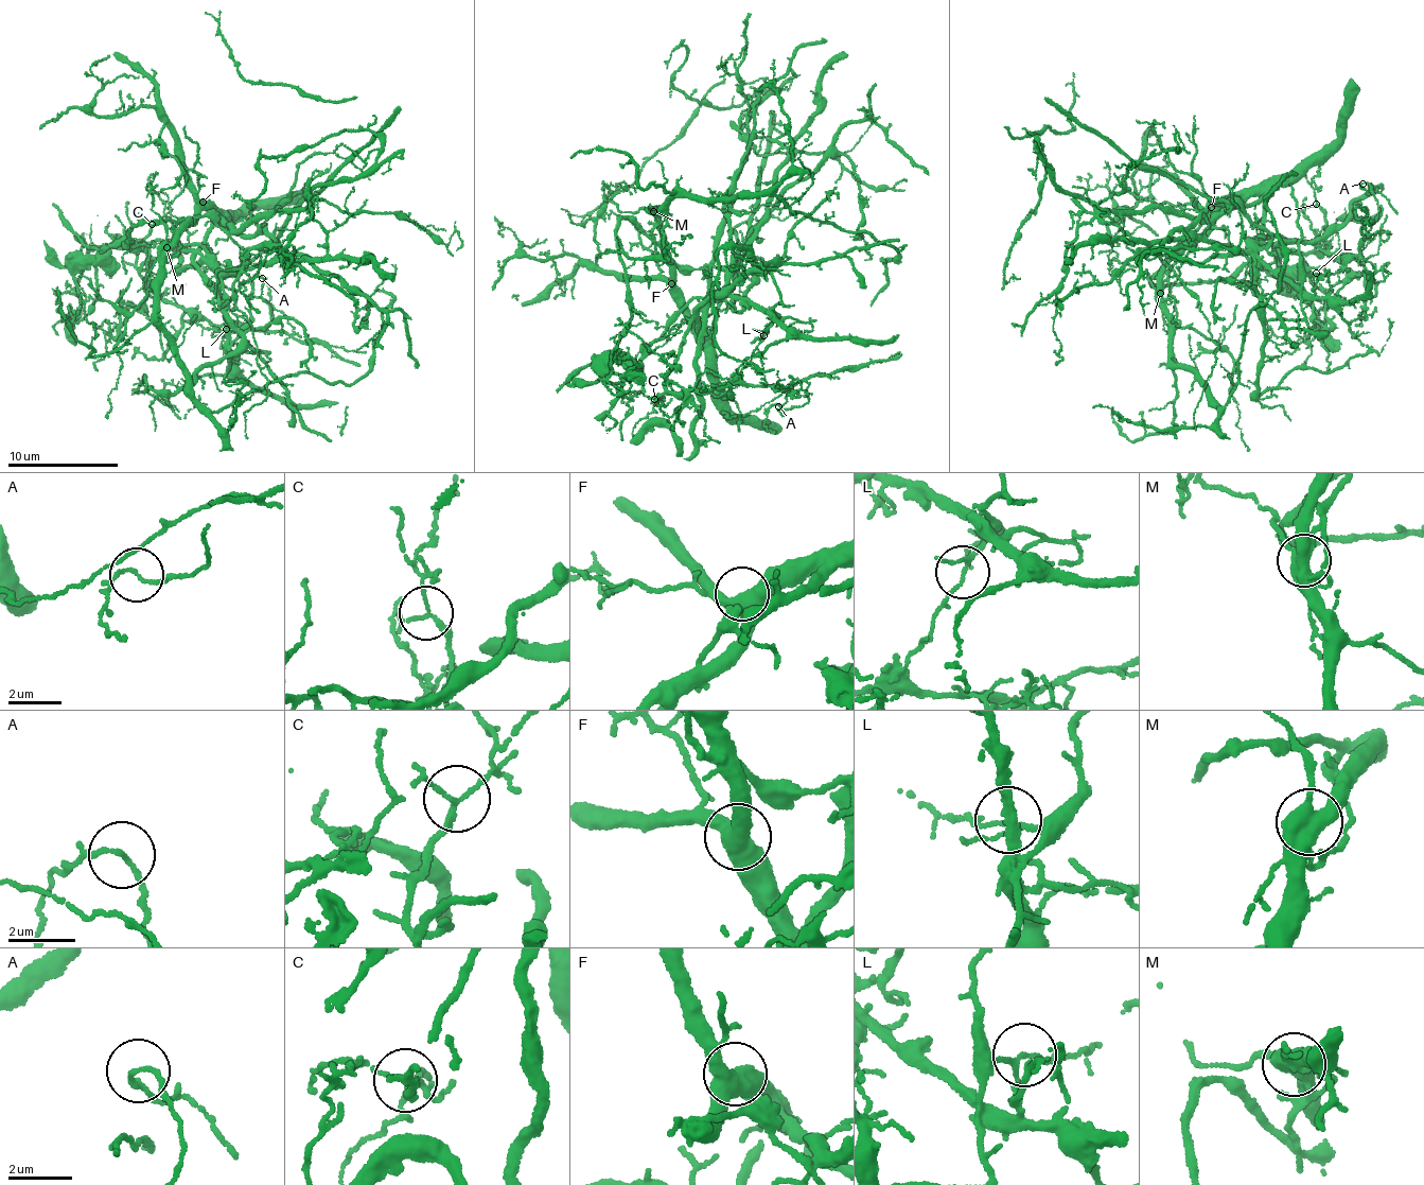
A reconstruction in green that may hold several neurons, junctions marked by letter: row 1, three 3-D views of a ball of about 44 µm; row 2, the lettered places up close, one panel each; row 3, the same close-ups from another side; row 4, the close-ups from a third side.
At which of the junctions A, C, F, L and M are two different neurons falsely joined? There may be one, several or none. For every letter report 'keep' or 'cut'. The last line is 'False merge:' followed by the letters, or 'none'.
A: keep
C: keep
F: keep
L: cut
M: keep
False merge: L

